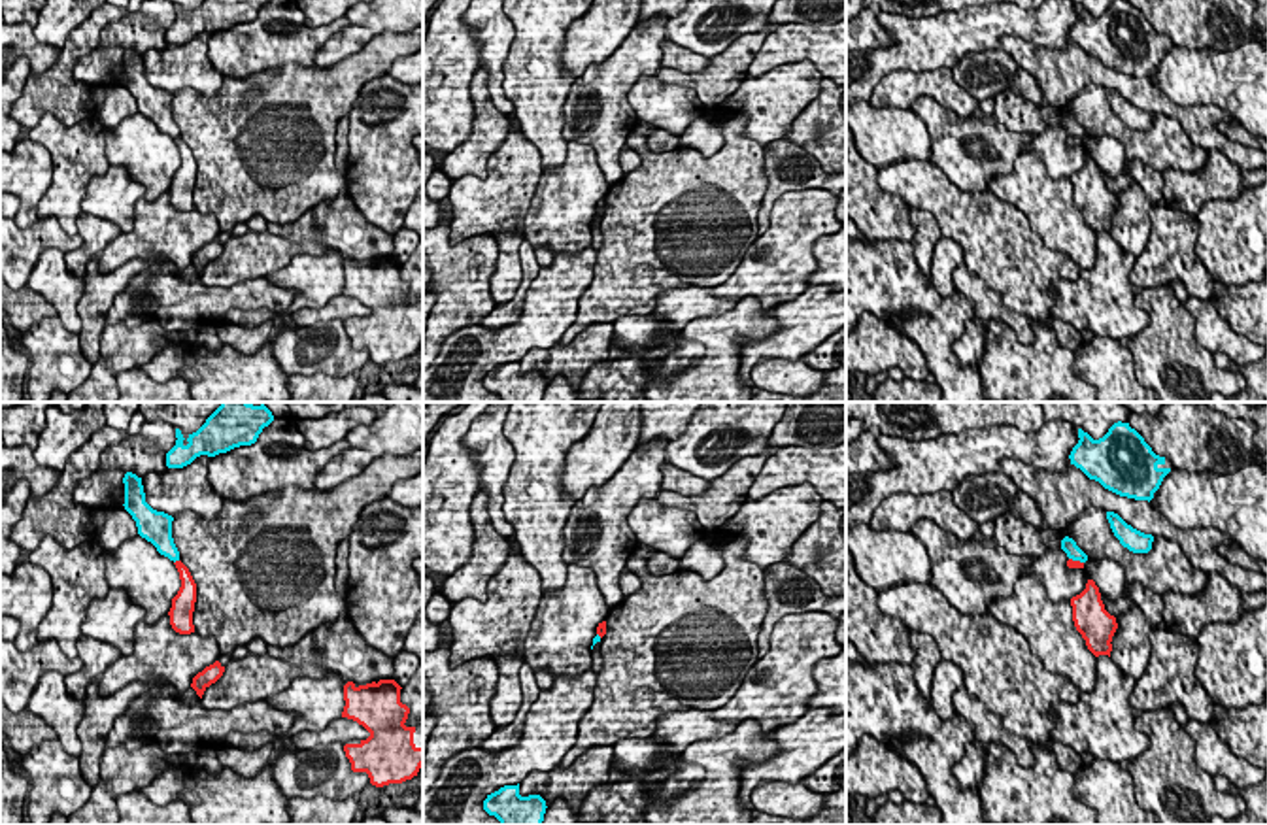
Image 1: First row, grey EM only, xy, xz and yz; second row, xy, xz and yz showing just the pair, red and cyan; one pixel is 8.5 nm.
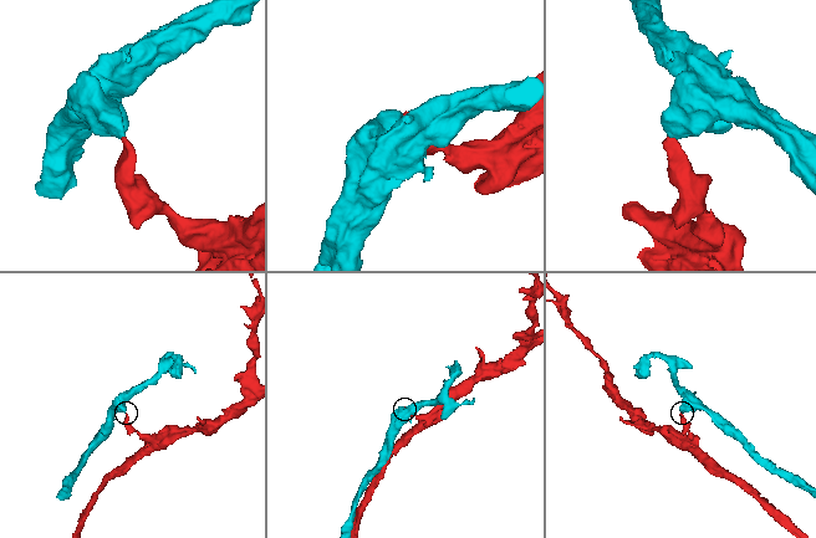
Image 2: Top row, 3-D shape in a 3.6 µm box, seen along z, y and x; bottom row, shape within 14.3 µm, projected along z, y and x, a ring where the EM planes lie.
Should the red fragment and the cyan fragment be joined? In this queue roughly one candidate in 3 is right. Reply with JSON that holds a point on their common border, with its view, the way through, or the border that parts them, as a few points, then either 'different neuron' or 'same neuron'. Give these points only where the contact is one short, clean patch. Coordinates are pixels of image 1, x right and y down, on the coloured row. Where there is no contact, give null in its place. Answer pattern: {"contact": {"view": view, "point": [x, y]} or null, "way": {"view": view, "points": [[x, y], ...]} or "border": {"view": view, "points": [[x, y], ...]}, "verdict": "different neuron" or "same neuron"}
{"contact": {"view": "xy", "point": [176, 561]}, "border": {"view": "xy", "points": [[178, 559], [174, 563]]}, "verdict": "different neuron"}

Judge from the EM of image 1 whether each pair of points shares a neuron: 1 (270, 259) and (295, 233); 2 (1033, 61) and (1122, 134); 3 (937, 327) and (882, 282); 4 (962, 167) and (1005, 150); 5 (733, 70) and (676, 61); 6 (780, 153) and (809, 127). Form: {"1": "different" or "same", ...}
{"1": "different", "2": "different", "3": "same", "4": "same", "5": "different", "6": "different"}

